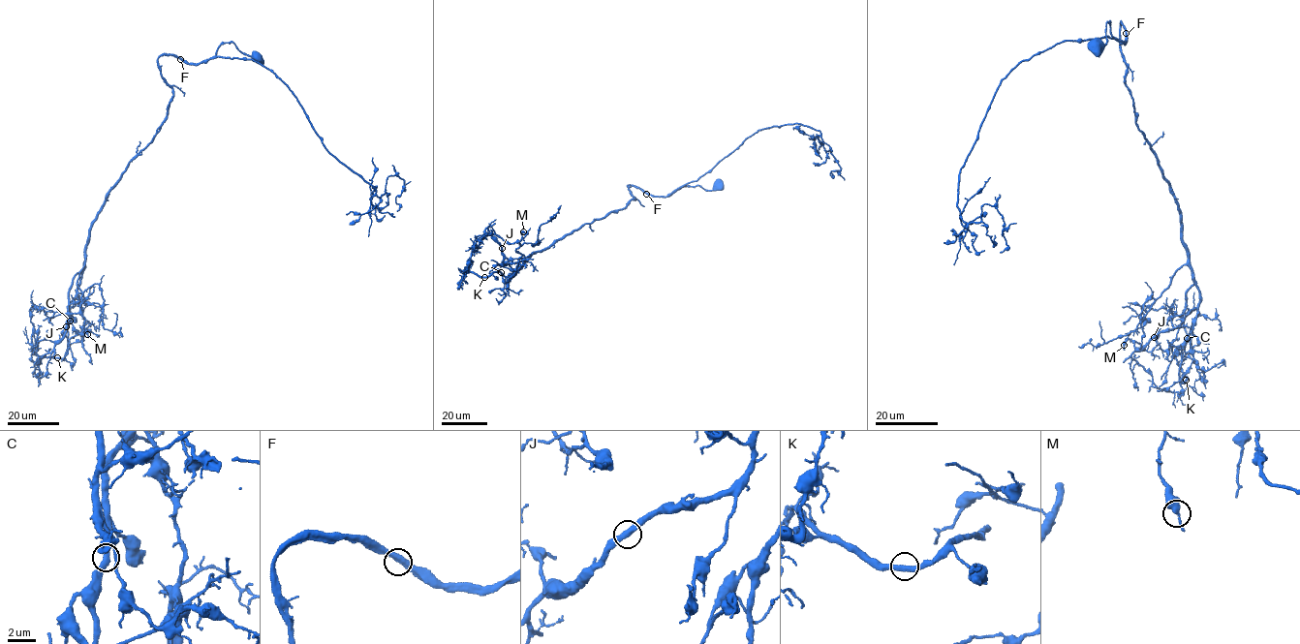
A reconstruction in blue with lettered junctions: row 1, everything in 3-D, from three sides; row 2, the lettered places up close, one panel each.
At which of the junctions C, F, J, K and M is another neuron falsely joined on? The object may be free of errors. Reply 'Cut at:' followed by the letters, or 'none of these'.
Cut at: none of these

